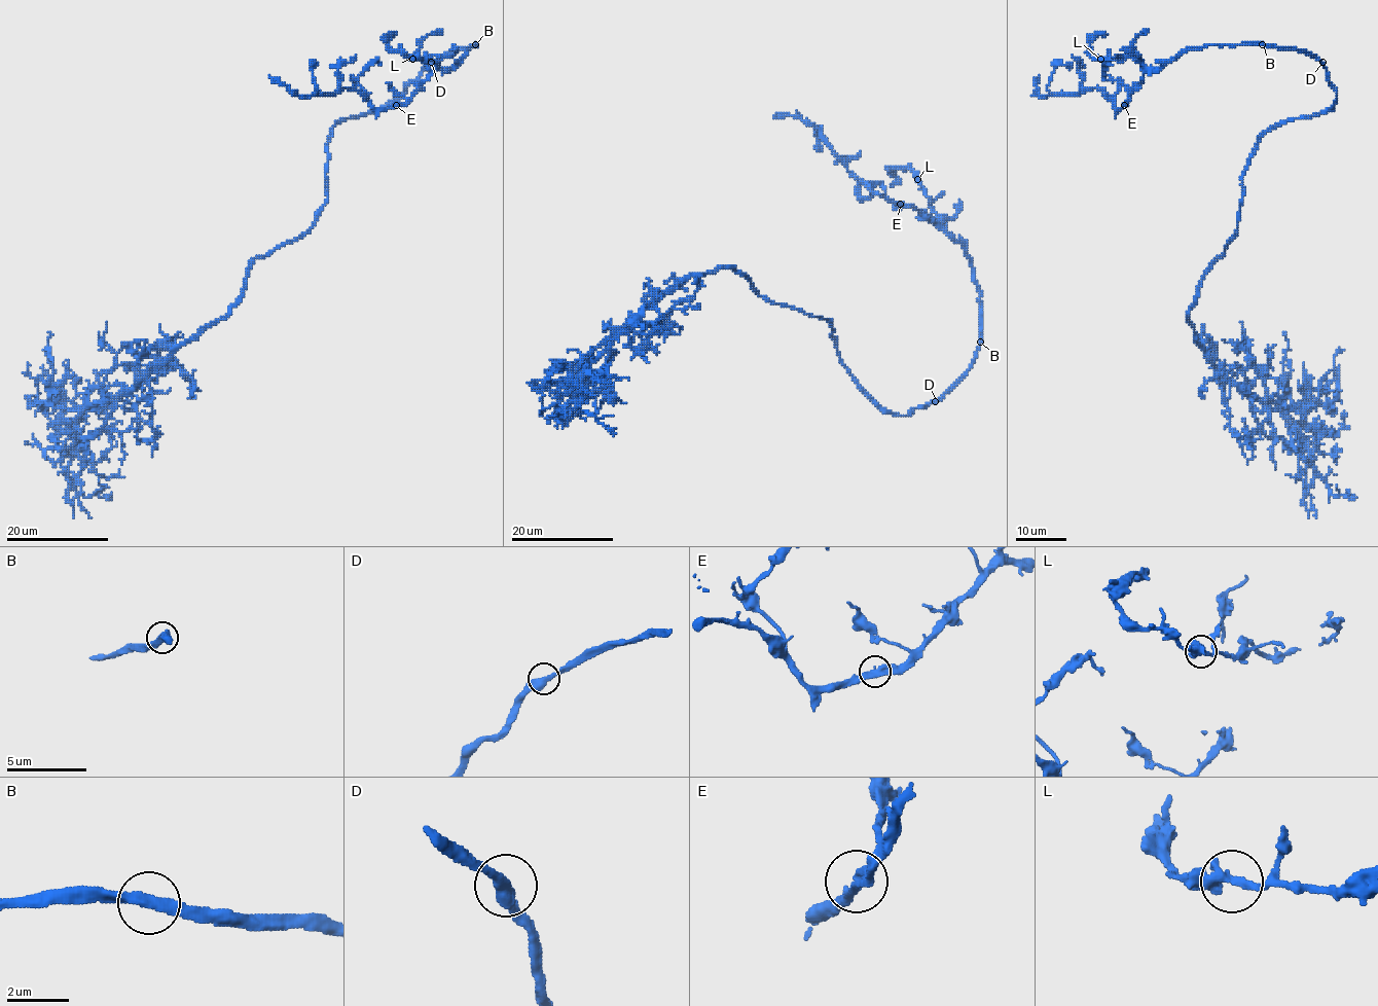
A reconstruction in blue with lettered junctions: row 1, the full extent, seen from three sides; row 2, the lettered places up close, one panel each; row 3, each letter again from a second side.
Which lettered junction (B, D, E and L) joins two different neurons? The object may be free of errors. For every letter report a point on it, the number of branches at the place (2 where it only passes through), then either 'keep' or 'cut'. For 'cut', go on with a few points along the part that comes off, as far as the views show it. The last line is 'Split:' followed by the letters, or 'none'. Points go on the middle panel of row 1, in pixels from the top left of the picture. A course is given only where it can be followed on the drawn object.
B: at (980, 342); 2 branches meet; keep
D: at (935, 401); 2 branches meet; keep
E: at (900, 204); 2 branches meet; keep
L: at (917, 179); 2 branches meet; keep
Split: none

